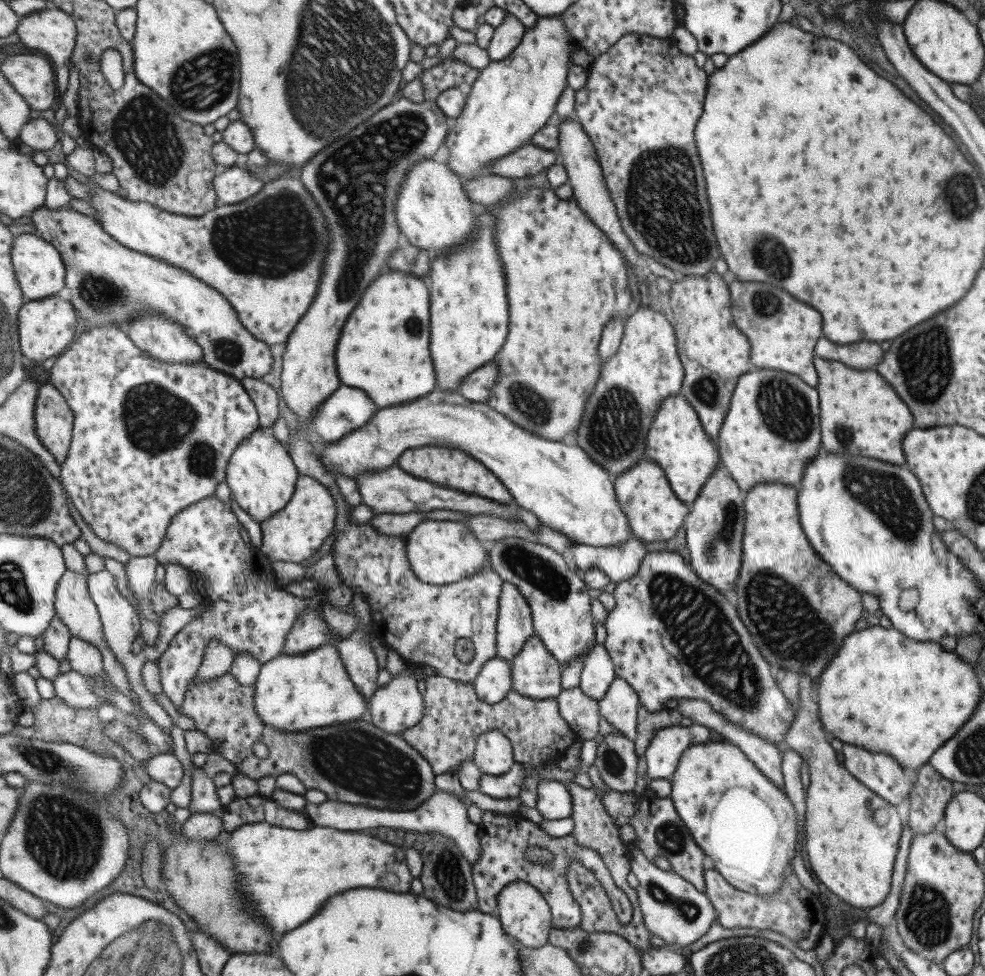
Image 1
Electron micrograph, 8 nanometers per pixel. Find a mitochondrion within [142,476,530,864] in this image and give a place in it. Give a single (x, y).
(355, 762)

